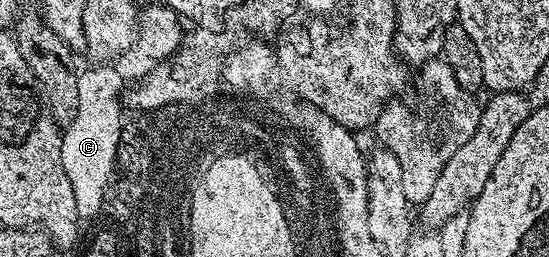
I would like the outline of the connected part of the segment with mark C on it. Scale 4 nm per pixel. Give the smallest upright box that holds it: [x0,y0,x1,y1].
[62,64,123,217]

